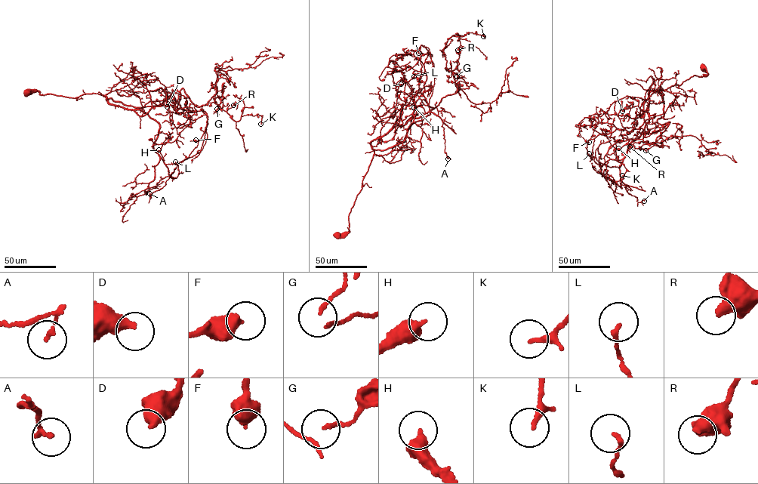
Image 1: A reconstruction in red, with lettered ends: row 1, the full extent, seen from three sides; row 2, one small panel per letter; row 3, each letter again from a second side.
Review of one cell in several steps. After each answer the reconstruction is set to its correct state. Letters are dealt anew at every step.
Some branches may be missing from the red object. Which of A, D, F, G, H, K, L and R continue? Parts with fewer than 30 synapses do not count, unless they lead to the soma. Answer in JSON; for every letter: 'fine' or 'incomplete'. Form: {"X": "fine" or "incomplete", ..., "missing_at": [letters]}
{"A": "fine", "D": "fine", "F": "fine", "G": "fine", "H": "fine", "K": "fine", "L": "fine", "R": "fine", "missing_at": []}

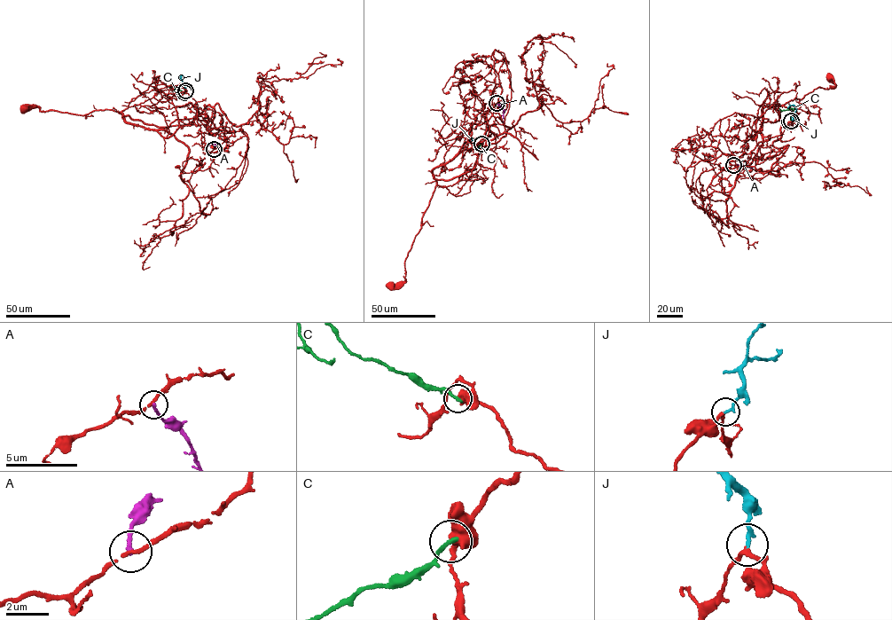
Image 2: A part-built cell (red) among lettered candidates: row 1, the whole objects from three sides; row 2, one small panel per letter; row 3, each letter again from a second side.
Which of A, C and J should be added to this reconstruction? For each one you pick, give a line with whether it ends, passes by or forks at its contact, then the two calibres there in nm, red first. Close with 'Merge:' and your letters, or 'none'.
J: it ends there; 170 nm thick on the red side, 200 nm on the other
Merge: J

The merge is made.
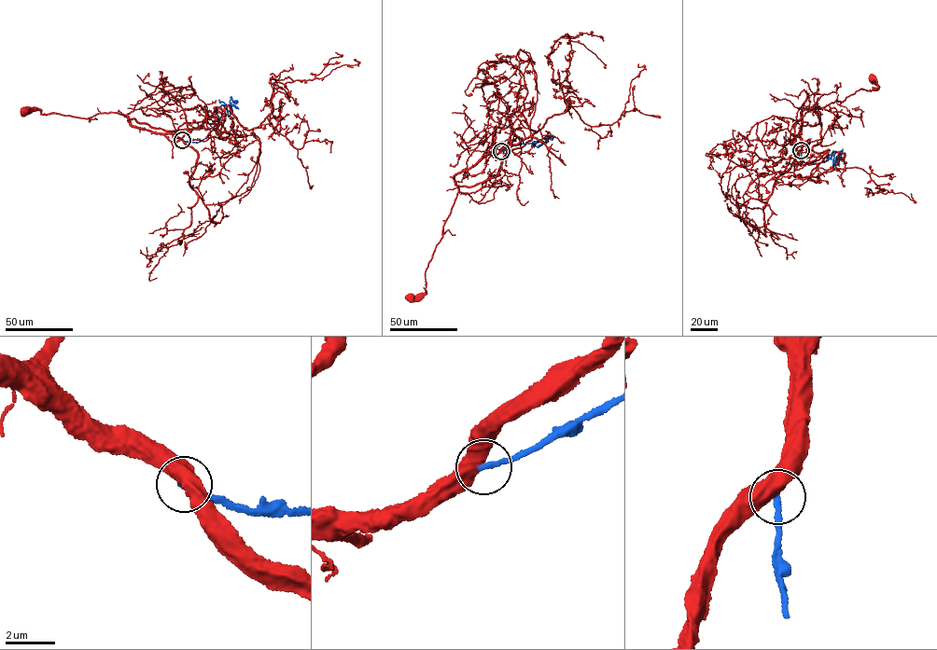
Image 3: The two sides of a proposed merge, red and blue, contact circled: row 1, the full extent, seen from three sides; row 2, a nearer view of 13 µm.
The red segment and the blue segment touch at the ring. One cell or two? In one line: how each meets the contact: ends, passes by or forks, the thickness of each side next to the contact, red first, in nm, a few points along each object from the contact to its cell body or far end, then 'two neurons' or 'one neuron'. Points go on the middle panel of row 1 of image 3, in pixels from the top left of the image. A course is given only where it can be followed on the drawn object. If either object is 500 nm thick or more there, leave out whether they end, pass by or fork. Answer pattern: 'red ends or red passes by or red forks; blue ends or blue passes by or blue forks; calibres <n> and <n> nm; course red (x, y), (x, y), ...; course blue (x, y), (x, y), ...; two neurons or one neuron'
calibres 550 and 240 nm; course red (501, 151), (484, 156), (455, 175), (454, 182), (458, 192), (426, 269), (426, 292), (410, 297); course blue (501, 151), (546, 138), (548, 141), (537, 147); two neurons

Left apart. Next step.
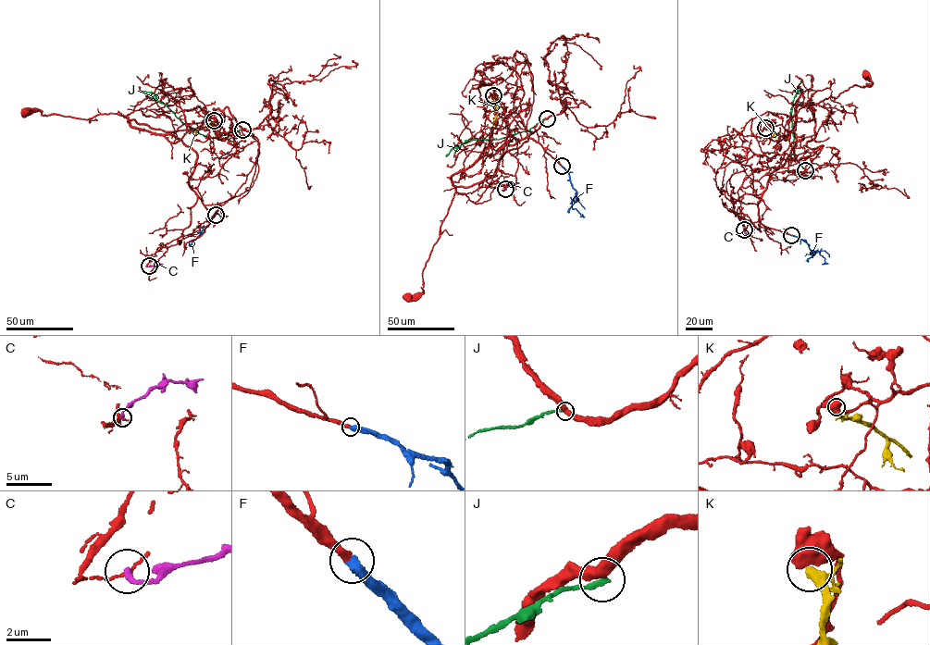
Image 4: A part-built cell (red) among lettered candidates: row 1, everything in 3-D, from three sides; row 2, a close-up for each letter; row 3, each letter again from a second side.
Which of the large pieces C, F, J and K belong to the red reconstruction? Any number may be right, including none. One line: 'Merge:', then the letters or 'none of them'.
Merge: F

